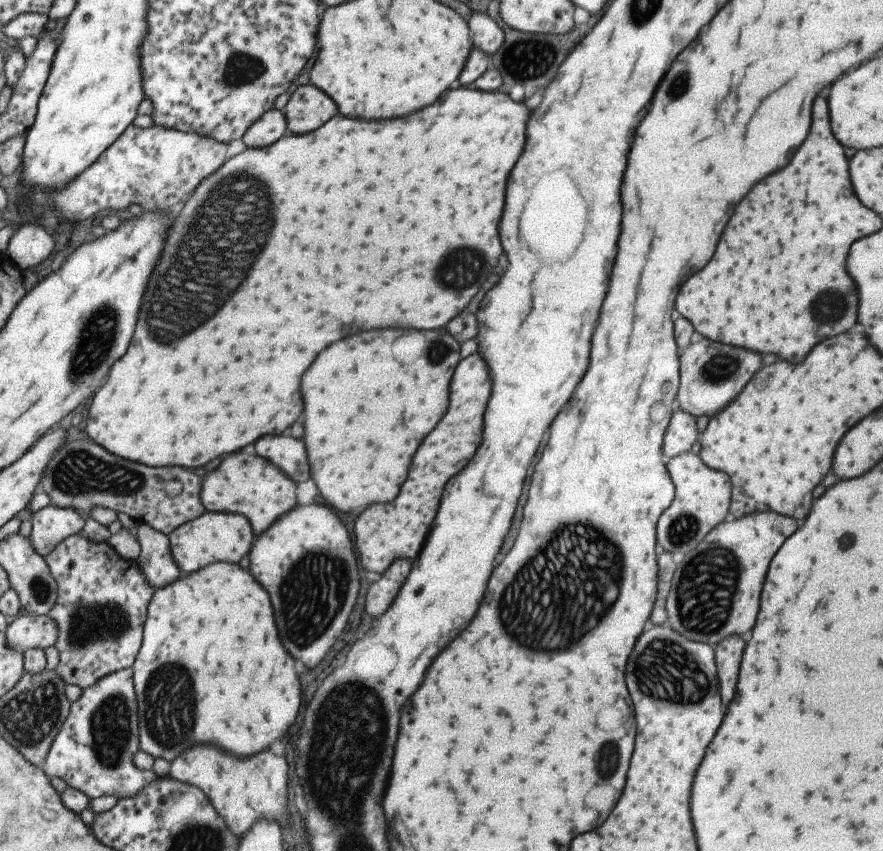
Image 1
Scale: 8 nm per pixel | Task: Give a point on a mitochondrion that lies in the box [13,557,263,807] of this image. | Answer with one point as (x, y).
(168, 704)

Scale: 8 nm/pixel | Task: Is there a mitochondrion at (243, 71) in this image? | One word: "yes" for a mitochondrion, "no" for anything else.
yes

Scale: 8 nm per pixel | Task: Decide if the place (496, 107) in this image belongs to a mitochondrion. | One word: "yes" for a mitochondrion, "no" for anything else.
no

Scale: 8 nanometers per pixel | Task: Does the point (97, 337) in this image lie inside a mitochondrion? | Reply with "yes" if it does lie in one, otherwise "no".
yes

